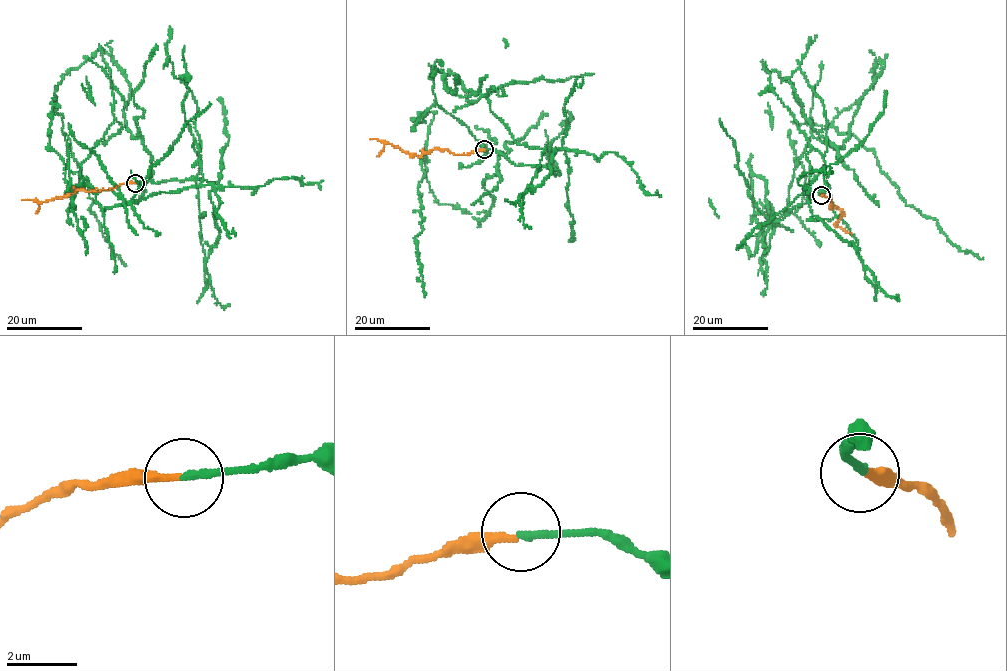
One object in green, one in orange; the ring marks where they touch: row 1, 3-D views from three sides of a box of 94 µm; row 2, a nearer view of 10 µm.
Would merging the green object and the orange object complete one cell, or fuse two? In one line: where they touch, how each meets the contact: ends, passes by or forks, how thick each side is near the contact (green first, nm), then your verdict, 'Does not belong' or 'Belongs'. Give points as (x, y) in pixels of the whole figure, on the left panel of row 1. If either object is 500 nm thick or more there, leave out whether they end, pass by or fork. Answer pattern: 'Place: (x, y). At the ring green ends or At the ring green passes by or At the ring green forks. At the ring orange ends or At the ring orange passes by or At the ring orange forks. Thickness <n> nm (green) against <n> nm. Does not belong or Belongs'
Place: (135, 183). At the ring green ends. At the ring orange ends. Thickness 240 nm (green) against 220 nm. Does not belong

